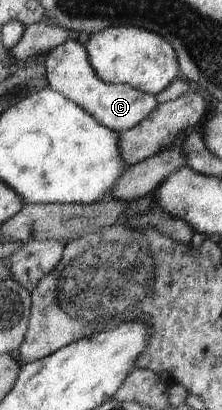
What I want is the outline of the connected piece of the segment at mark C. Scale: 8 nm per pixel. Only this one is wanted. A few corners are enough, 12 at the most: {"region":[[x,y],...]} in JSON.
{"region":[[72,36],[44,55],[49,89],[118,135],[160,104],[100,80]]}

